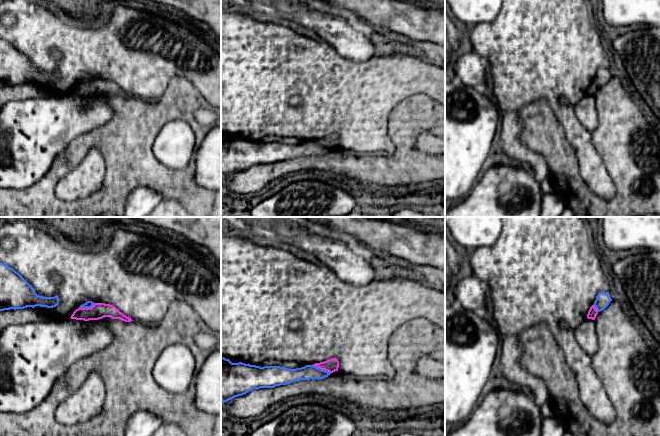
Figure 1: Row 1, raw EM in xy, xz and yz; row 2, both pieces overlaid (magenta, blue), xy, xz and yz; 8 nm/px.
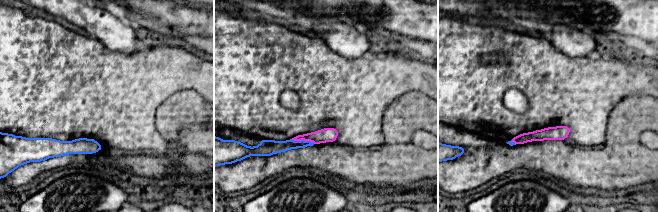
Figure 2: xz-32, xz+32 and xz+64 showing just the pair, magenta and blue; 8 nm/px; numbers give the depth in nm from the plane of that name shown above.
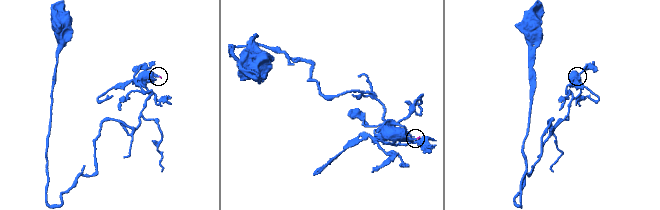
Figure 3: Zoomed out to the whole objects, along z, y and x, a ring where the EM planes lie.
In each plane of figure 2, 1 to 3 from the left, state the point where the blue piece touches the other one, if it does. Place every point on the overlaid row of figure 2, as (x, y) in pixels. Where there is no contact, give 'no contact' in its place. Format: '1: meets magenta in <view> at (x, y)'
1: no contact
2: meets magenta in xz+32 at (303, 139)
3: meets magenta in xz+64 at (513, 141)

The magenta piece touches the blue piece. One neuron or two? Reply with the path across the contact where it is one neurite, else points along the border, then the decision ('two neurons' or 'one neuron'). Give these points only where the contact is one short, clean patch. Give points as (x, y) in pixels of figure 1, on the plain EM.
along xz (313, 140), (330, 149) | two neurons

